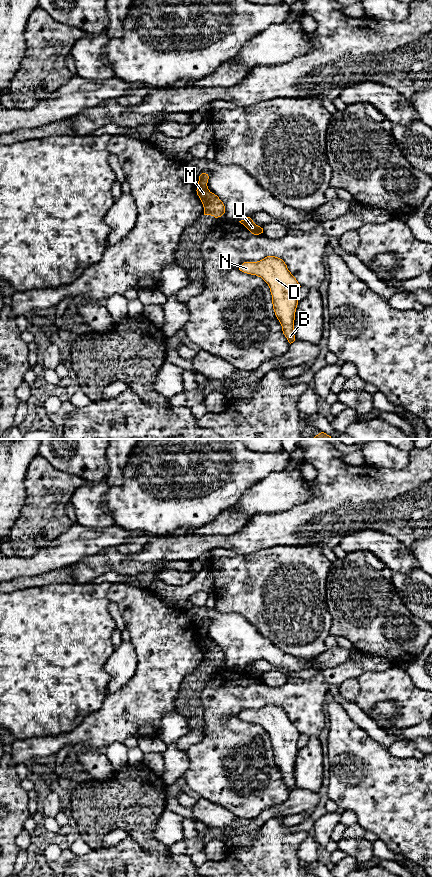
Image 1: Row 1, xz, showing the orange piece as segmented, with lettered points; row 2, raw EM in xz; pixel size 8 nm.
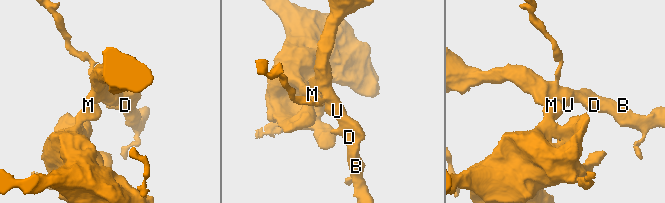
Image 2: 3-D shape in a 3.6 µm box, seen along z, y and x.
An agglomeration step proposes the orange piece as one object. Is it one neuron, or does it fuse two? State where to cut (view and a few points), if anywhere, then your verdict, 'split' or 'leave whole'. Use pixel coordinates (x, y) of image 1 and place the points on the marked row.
cut in xz along (199, 178), (206, 184); split

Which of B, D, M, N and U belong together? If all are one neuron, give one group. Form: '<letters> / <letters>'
B D N U / M

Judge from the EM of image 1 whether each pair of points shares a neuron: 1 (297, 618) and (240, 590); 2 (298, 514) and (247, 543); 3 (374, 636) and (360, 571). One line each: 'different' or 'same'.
1: same
2: same
3: same

